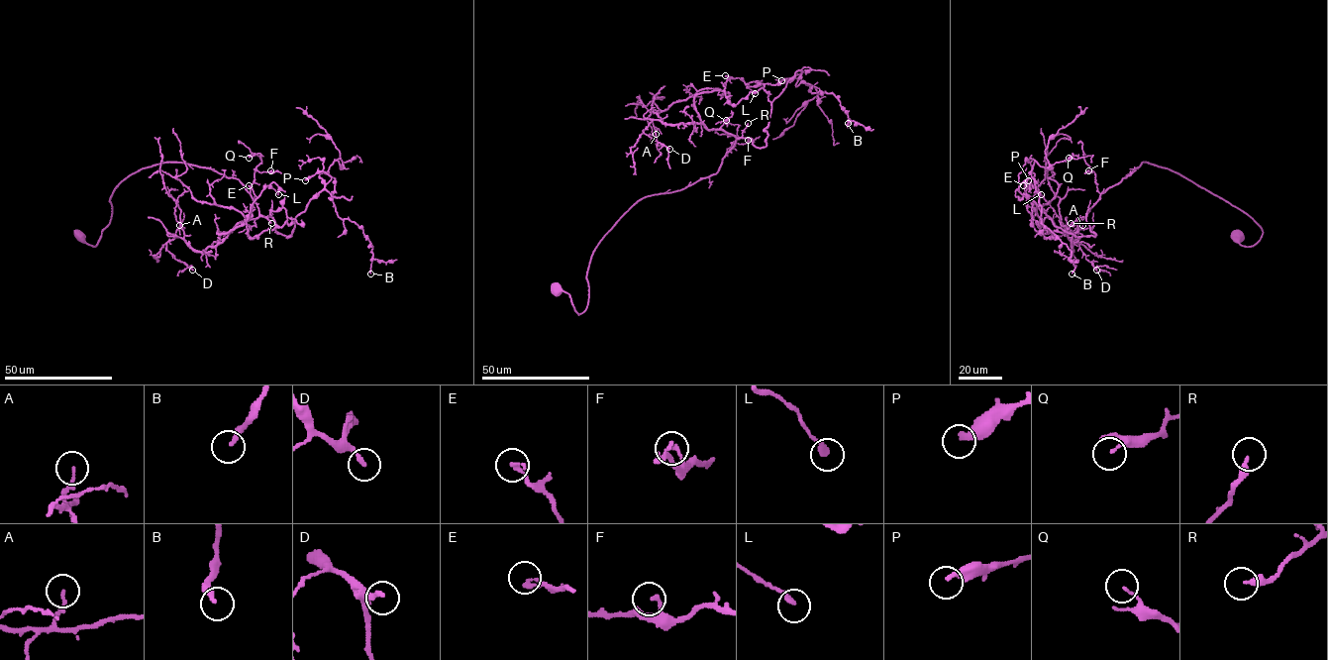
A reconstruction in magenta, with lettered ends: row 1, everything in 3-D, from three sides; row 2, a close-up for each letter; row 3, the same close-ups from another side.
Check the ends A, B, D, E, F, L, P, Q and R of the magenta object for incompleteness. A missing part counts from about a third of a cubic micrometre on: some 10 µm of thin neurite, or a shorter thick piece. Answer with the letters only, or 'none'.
E

